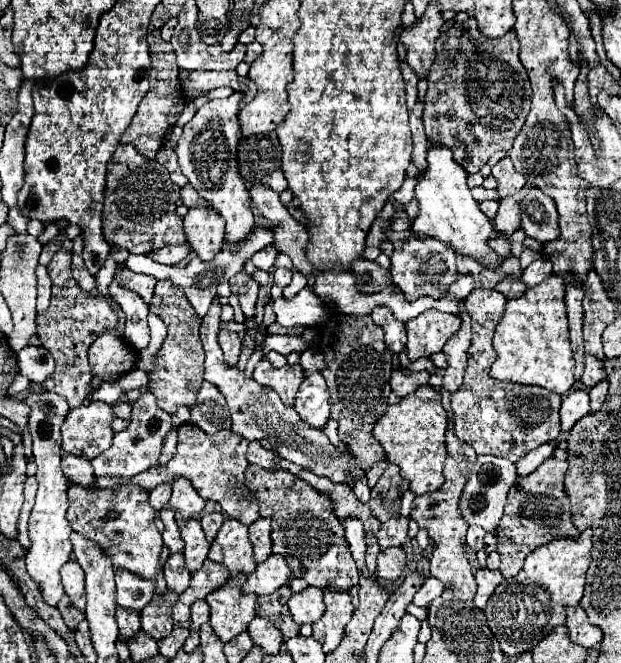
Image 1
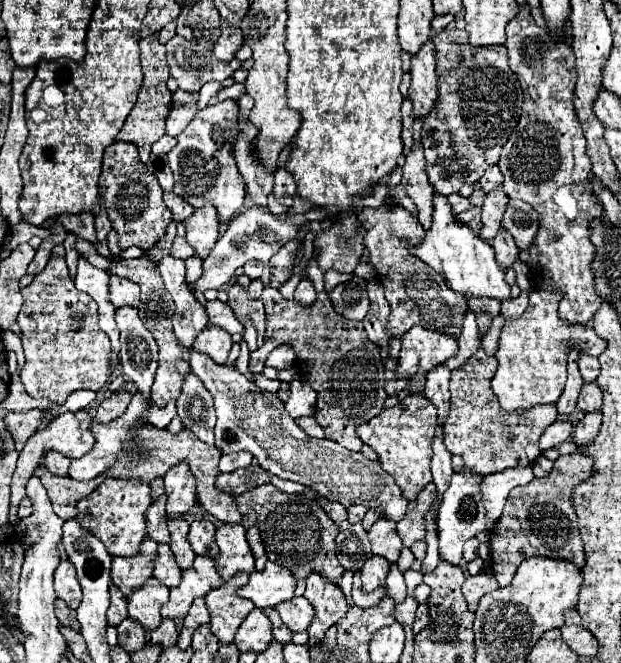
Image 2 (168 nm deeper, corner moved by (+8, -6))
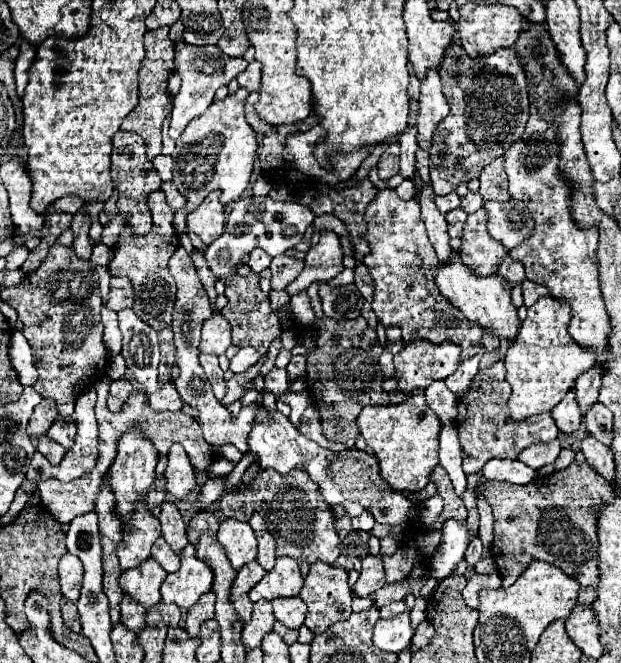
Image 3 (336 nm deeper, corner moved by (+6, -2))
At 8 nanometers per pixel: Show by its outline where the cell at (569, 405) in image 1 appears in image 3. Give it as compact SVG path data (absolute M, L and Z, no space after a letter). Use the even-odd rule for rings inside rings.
M554 440L550 444L532 444L532 446L528 446L526 450L520 452L518 460L524 462L526 466L538 470L546 464L554 464L558 452L560 452L560 442L558 440Z

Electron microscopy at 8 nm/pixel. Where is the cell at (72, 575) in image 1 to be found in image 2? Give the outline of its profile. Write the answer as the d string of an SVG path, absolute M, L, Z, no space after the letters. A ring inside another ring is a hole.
M62 560L56 574L54 574L54 588L56 588L56 596L62 598L68 608L76 610L80 600L82 600L82 592L80 592L80 584L76 578L76 570L72 566L72 562Z

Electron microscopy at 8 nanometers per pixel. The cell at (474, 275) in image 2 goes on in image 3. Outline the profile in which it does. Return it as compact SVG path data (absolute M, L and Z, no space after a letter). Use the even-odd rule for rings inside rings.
M454 252L448 264L438 268L436 286L440 286L440 294L444 294L444 298L448 298L448 302L452 302L452 306L456 306L464 314L464 318L468 318L468 322L476 322L484 332L492 332L500 340L514 342L520 320L516 316L516 308L512 306L510 290L506 290L504 278L500 278L498 274L478 278L468 266L460 262L460 254Z

